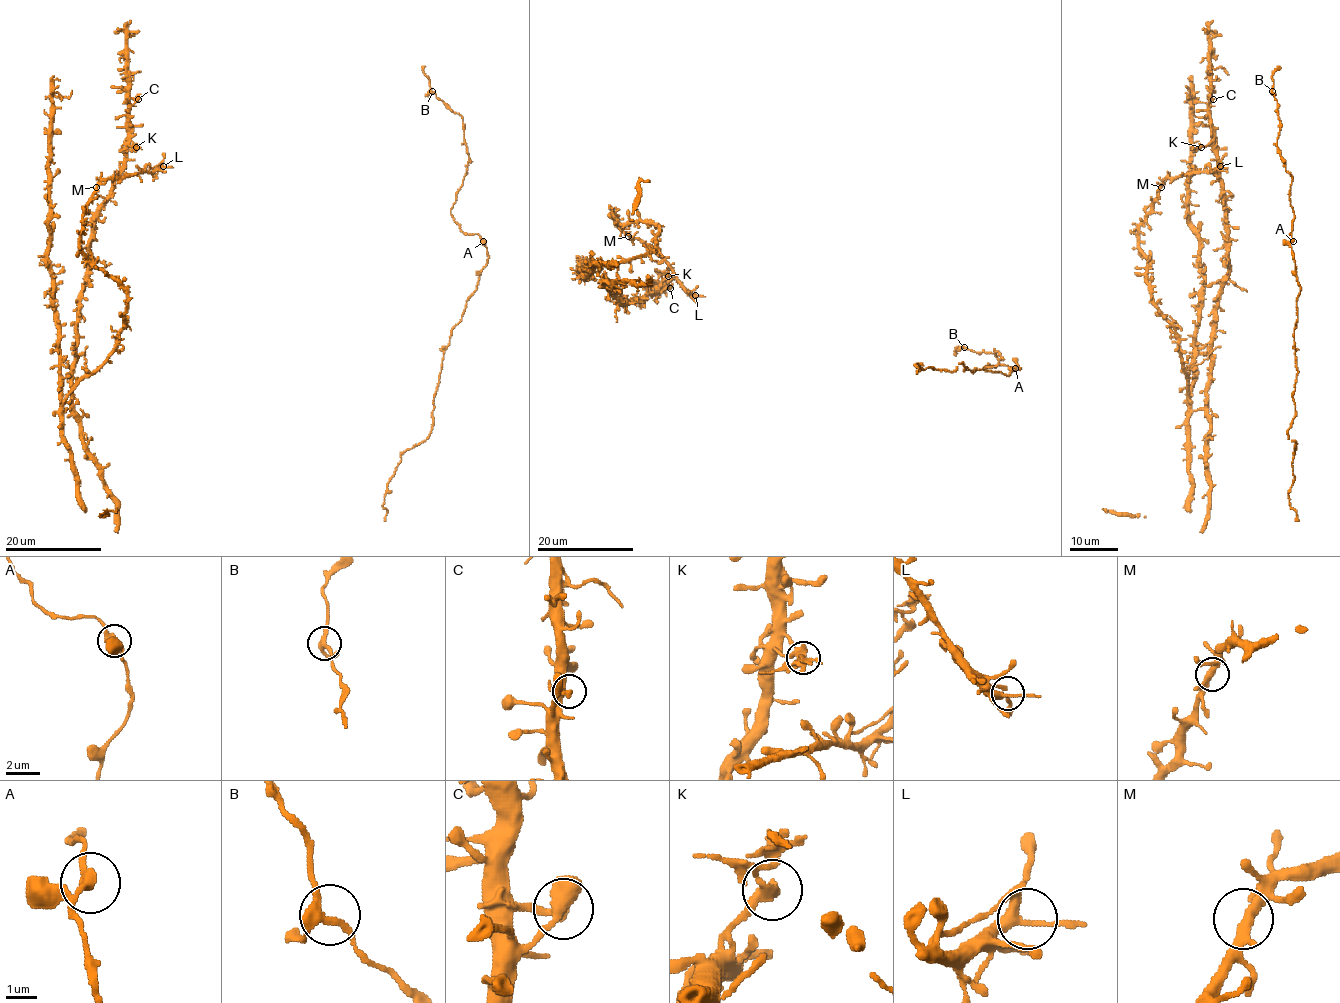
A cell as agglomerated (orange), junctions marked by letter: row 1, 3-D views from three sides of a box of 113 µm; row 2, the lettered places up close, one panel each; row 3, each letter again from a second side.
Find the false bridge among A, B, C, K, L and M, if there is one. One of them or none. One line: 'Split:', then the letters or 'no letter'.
Split: K

